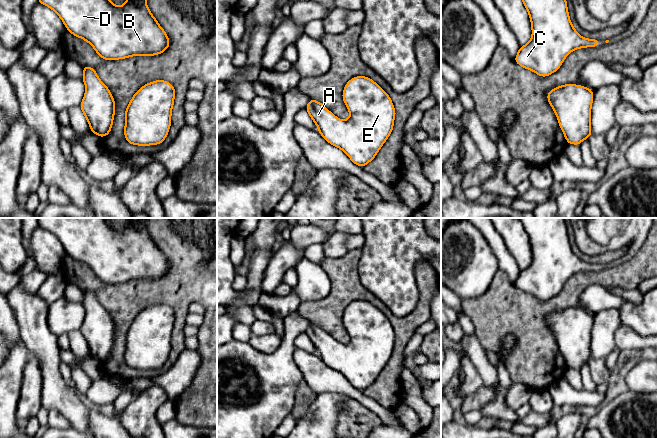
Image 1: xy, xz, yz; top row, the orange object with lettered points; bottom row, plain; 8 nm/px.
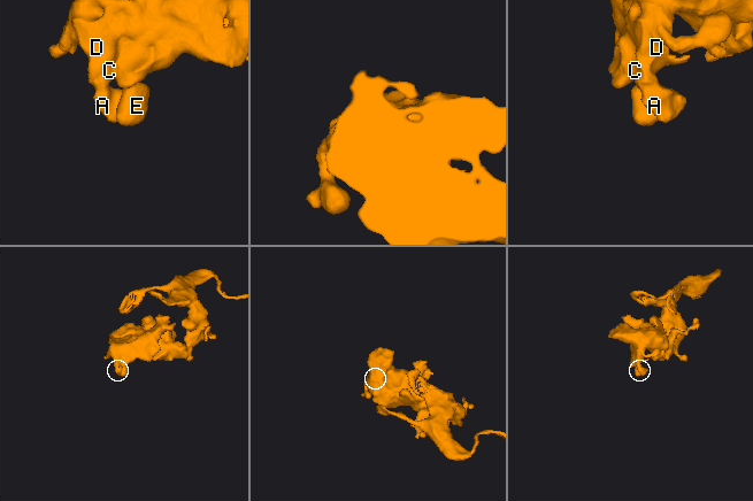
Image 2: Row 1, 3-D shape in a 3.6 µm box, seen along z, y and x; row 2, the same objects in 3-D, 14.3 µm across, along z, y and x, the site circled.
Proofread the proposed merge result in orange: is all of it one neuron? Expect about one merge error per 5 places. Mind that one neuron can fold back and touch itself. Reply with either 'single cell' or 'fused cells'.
single cell

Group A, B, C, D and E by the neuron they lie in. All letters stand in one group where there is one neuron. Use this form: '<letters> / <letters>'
A B C D E

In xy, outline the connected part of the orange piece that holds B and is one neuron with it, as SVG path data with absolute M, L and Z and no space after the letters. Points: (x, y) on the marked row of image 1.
M38 0L38 2L51 8L61 18L67 30L74 36L87 41L103 60L125 59L136 55L154 56L166 51L170 45L170 40L167 37L166 32L158 24L156 18L150 12L146 4L146 0L127 0L121 7L114 5L111 0Z

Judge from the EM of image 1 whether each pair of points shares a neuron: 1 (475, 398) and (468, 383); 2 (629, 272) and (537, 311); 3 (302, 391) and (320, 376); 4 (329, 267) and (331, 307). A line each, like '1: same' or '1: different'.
1: different
2: same
3: different
4: same

